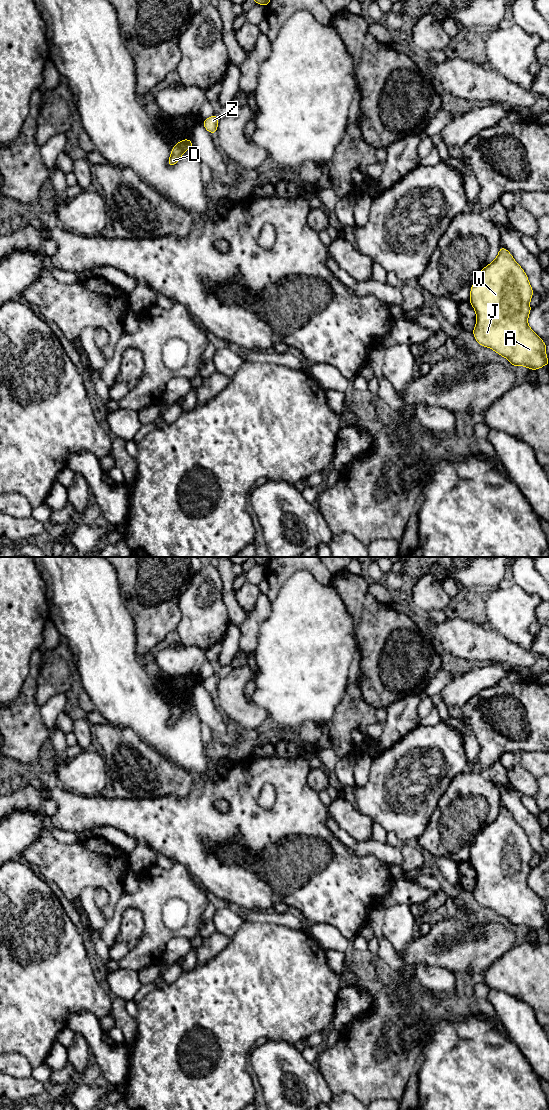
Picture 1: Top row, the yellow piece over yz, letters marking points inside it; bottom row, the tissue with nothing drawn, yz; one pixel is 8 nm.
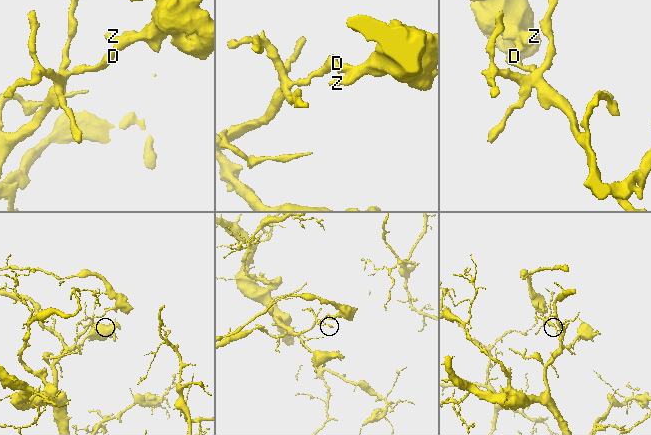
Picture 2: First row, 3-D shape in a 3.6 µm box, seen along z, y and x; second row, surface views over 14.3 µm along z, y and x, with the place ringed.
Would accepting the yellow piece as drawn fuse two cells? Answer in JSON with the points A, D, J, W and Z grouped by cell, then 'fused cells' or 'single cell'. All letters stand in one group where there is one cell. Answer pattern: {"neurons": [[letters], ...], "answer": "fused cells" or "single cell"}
{"neurons": [["A", "D", "J", "W"], ["Z"]], "answer": "fused cells"}

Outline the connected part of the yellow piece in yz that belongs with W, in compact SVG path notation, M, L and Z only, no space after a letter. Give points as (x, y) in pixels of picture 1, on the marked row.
M501 245L495 260L477 274L470 290L469 302L476 313L476 325L472 330L480 346L494 350L505 357L515 368L526 366L538 370L549 365L545 342L529 327L528 316L532 310L530 300L534 291L523 268L511 253Z

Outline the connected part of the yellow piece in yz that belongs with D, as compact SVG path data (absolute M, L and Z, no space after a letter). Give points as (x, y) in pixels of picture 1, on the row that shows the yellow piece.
M174 144L170 157L167 161L168 166L173 167L177 164L177 162L181 159L181 157L184 154L184 150L177 146L177 144Z

